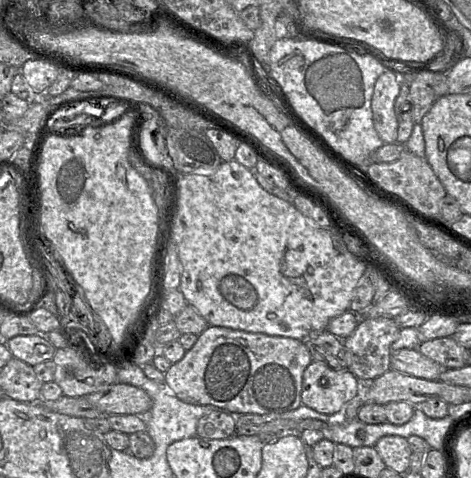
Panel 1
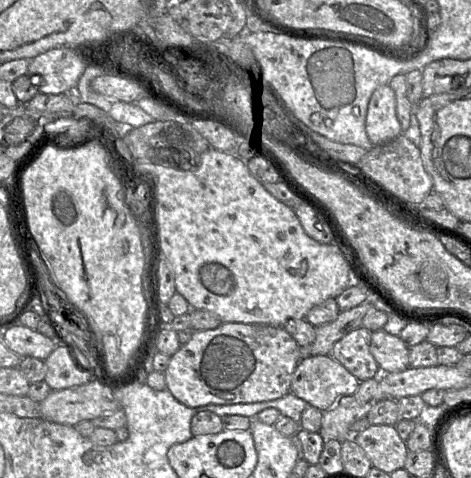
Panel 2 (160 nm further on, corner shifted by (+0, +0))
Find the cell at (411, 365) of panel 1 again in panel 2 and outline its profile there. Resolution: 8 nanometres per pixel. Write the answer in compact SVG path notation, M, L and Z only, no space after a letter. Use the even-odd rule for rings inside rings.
M385 330L371 334L370 351L381 373L396 373L410 367L409 346L399 337Z

